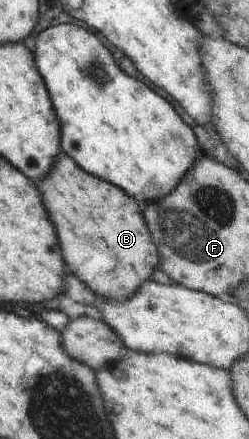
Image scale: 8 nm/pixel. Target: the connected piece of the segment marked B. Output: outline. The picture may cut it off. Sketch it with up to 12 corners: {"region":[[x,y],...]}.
{"region":[[63,151],[39,191],[69,271],[132,298],[160,263],[137,203]]}

